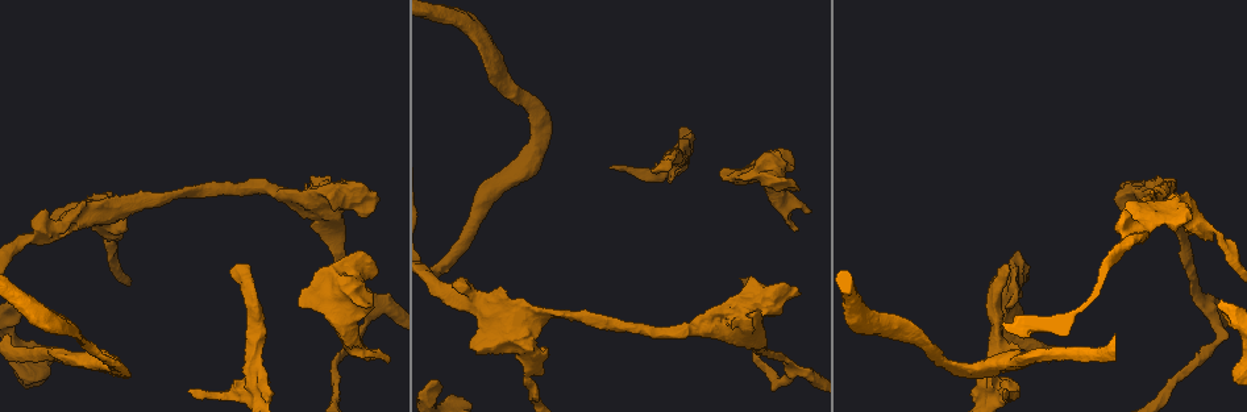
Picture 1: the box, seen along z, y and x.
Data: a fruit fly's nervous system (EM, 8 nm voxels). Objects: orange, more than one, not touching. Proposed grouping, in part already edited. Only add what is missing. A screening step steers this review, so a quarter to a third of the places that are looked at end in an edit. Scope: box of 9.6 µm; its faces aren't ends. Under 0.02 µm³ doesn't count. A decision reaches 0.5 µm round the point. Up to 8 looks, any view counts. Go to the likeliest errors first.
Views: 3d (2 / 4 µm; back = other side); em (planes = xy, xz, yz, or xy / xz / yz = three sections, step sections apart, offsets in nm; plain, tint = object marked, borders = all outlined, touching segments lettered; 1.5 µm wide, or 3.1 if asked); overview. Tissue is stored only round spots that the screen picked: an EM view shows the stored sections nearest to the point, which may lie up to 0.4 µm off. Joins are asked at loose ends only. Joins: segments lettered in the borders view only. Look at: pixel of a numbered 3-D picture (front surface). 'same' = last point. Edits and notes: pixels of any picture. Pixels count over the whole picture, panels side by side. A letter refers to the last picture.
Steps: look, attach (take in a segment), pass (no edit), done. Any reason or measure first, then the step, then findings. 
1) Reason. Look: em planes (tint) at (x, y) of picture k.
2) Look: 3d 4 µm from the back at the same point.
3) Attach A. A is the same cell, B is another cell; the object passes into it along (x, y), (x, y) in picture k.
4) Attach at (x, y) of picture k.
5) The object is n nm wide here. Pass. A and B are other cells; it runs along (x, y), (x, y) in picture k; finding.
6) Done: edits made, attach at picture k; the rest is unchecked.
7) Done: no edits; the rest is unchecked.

Branch stops here. Look: 3d 2 µm at (654, 169) of picture 1.

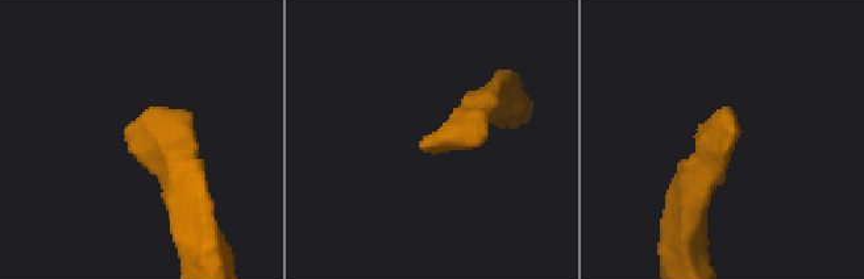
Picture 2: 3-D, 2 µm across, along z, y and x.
Look: em planes (borders) at (128, 125) of picture 2.

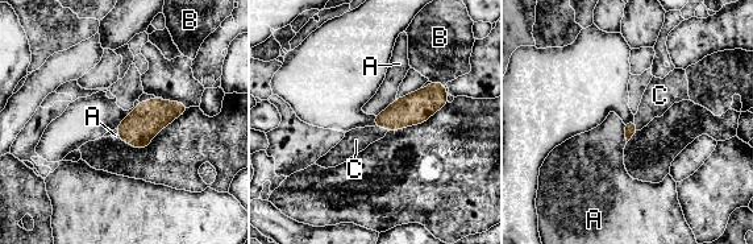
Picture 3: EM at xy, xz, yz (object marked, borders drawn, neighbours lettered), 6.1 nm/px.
Attach C. C is the same cell, A and B are other cells; the object passes into it along (415, 108), (381, 125), (356, 140) in picture 3; the cell continues.

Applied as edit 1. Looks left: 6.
End of a long branch. Look: em planes (plain) at (438, 385) of picture 1.

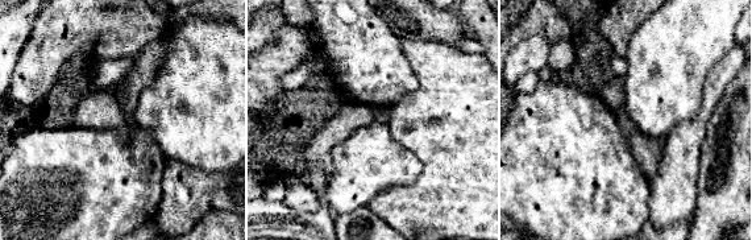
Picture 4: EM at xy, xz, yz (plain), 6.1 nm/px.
Where the object lies. Look: em planes (tint) at the same point.

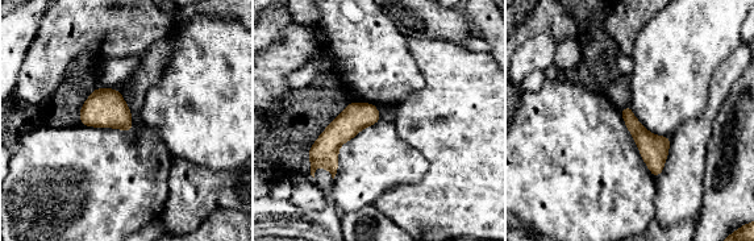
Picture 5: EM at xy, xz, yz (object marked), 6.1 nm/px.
Look: em planes (borders) at the same point.

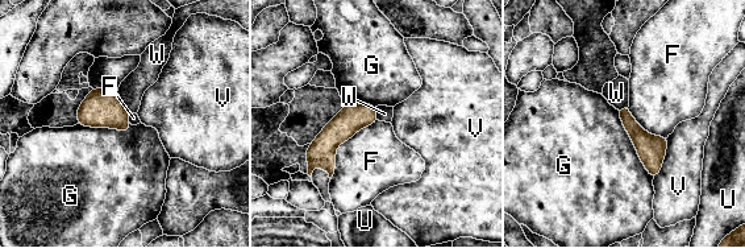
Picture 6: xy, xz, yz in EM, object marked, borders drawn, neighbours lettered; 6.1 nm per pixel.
Pass. F, G, U, V and W are other cells; it runs along (371, 110), (356, 115), (312, 164) in picture 6; no lettered segment goes on from it.

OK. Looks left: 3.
An open end. Look: 3d 4 µm at (1016, 345) of picture 1.

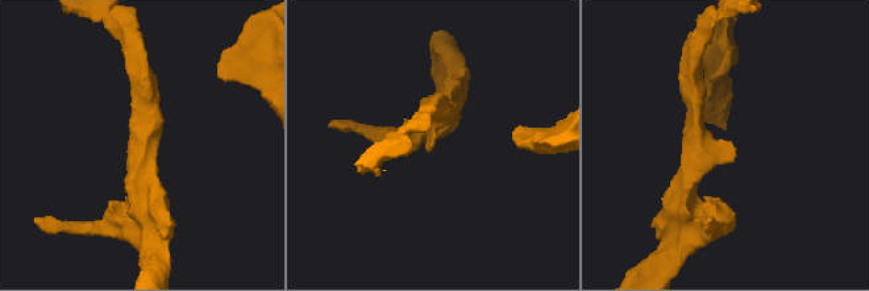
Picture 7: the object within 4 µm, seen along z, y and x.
Look: em planes (borders) at (729, 141) of picture 7.

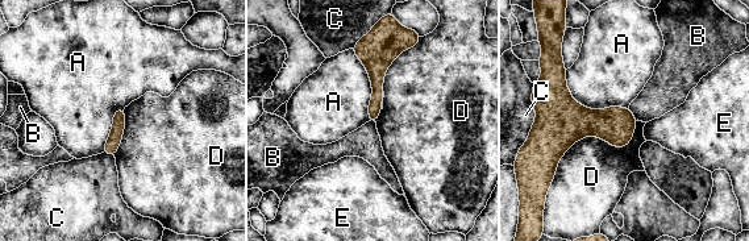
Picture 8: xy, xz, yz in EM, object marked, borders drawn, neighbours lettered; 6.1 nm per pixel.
Pass. A, B, C, D and E are other cells; a border runs along (565, 70), (577, 102), (618, 107) in picture 8; no lettered segment goes on from it.

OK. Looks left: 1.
Done: edits made, attach at picture 3; the rest is unchecked.

